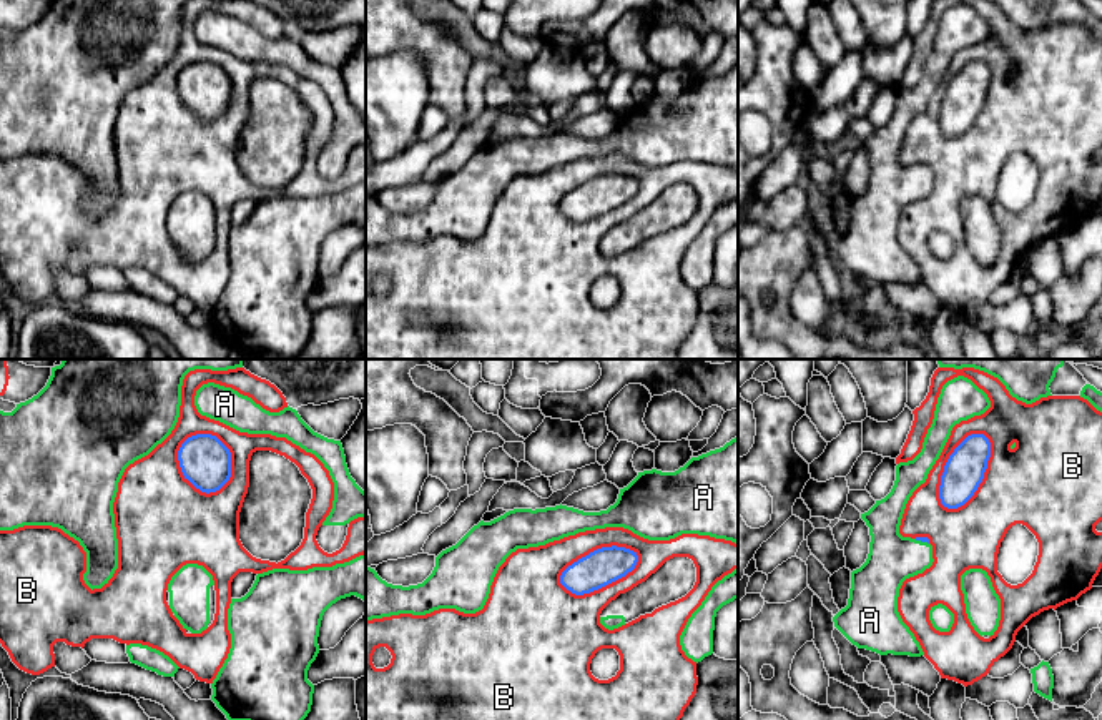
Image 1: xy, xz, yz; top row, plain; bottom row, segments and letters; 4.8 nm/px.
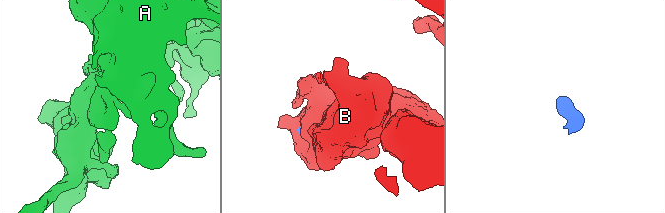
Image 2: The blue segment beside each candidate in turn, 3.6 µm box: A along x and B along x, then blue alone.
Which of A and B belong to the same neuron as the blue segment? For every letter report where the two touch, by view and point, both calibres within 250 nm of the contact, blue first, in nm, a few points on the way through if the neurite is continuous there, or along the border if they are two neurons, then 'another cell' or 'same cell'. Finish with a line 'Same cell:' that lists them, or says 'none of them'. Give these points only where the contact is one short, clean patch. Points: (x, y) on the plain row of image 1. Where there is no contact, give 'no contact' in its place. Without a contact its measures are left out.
A: yz (921, 168) | 30/240 nm | across yz (923, 167), (921, 168), (905, 185), (891, 187) | same cell
B: yz (983, 103) | 190/400 nm | another cell
Same cell: A

